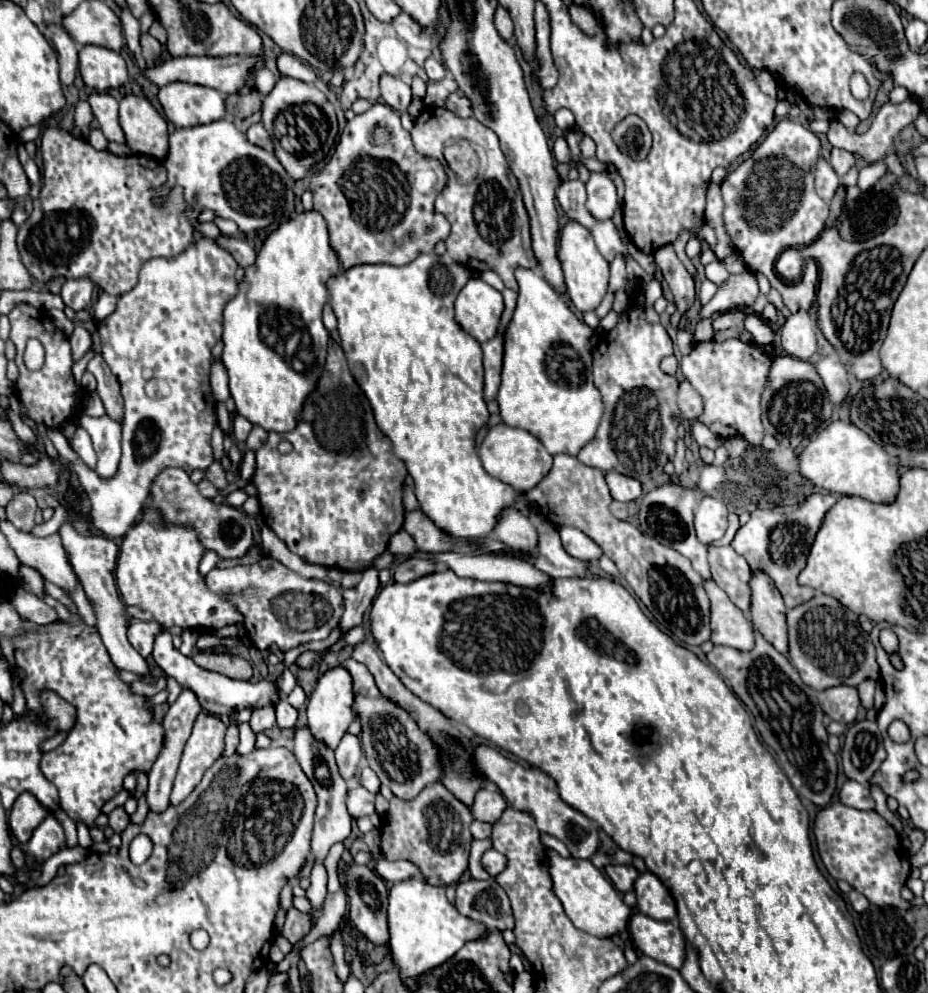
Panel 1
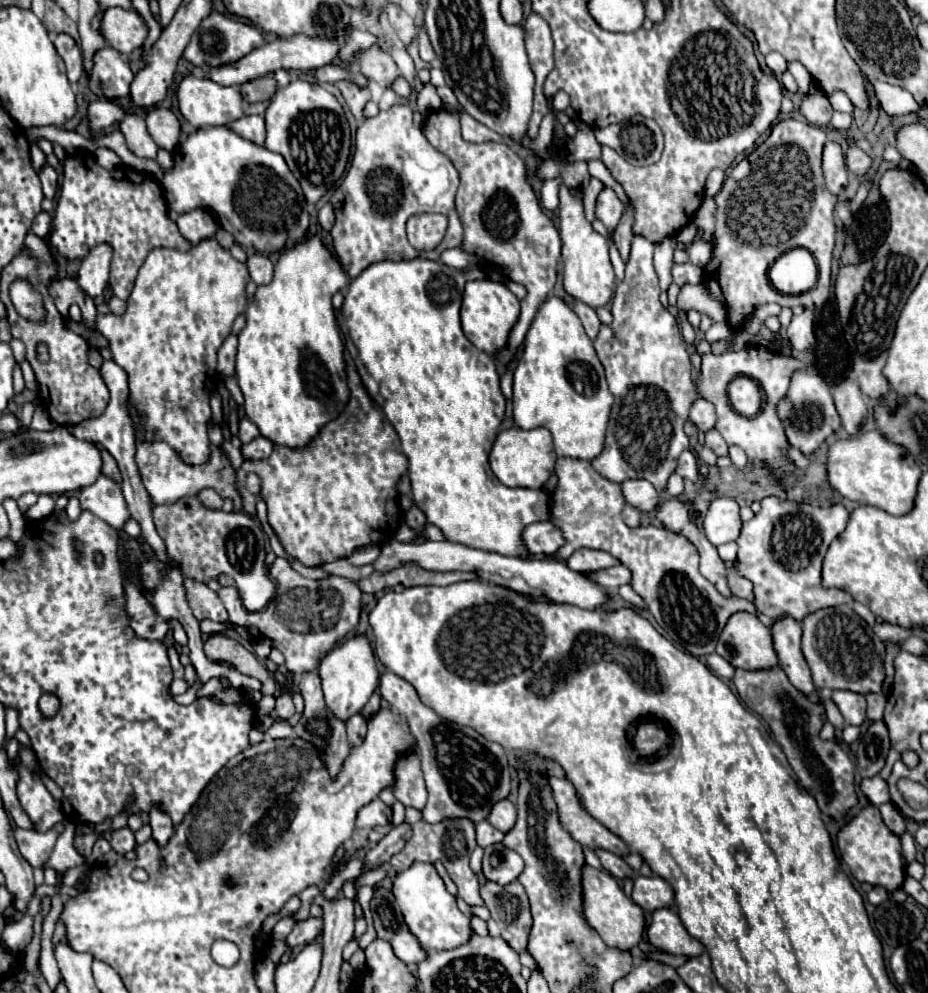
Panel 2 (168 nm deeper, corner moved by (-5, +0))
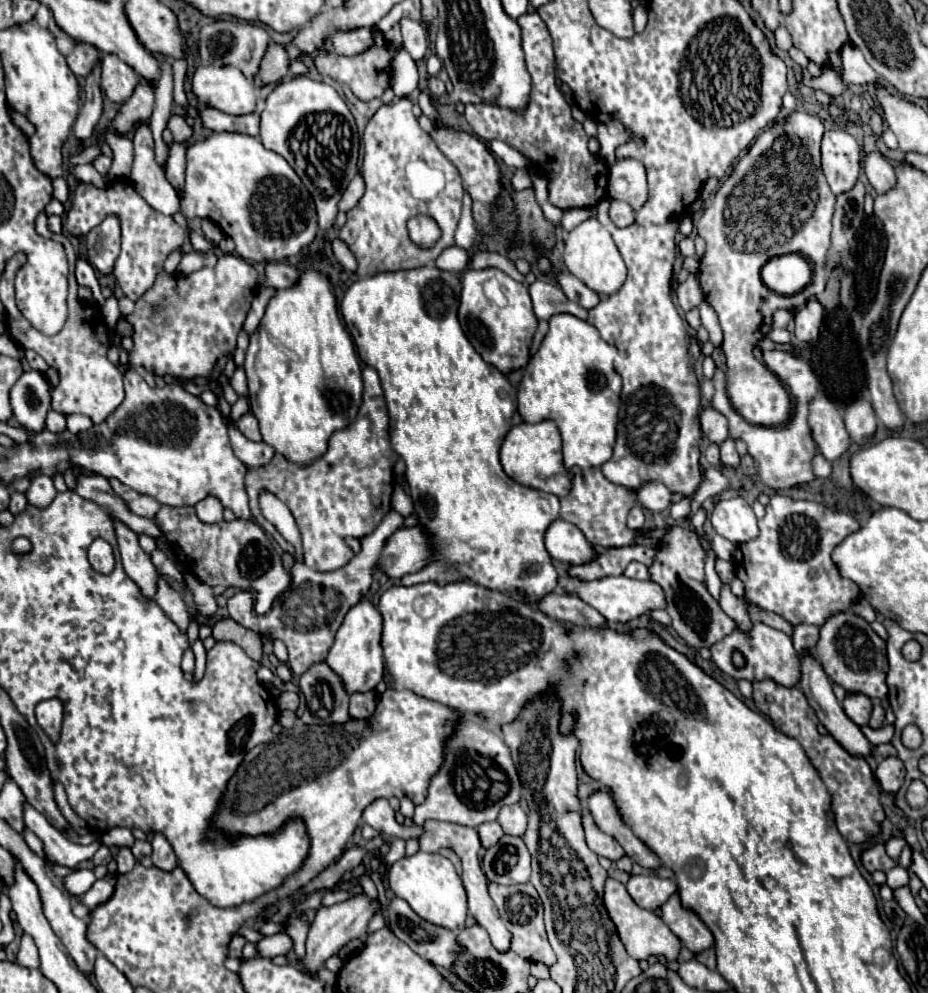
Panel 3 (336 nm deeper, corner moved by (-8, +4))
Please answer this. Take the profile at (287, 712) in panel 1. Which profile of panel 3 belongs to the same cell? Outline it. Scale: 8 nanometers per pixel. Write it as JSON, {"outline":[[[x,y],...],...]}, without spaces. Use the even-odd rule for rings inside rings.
{"outline":[[[285,691],[277,697],[277,707],[279,711],[283,709],[291,709],[291,711],[297,711],[297,705],[299,705],[299,697],[297,693],[291,693],[291,691]]]}

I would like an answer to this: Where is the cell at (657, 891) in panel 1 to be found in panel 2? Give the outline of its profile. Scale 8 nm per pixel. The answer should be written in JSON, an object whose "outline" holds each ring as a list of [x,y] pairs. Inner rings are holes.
{"outline":[[[658,875],[652,877],[634,877],[634,889],[632,889],[632,901],[640,905],[644,911],[652,913],[662,907],[674,905],[674,891],[668,881],[664,881]]]}

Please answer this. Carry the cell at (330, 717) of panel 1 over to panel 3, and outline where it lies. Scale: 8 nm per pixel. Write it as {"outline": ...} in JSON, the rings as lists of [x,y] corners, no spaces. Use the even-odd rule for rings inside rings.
{"outline":[[[361,601],[349,609],[343,625],[337,631],[335,643],[329,649],[327,665],[339,675],[347,693],[367,693],[383,679],[383,649],[381,649],[381,615],[369,603]]]}

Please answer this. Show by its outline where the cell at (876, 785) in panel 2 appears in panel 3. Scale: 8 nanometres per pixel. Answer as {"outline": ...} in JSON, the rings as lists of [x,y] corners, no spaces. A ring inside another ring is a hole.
{"outline":[[[887,757],[875,769],[875,779],[885,793],[897,793],[905,777],[905,767],[897,757]]]}

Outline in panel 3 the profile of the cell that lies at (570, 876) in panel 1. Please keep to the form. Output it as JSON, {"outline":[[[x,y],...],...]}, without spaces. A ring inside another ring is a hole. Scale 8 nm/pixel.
{"outline":[[[607,879],[605,881],[605,893],[603,893],[603,905],[607,909],[607,915],[615,923],[615,929],[619,933],[619,939],[623,941],[627,953],[635,959],[649,959],[651,955],[665,955],[669,961],[677,959],[681,941],[671,933],[671,929],[653,913],[643,907],[639,907],[631,895],[627,893],[625,885],[617,879]]]}

